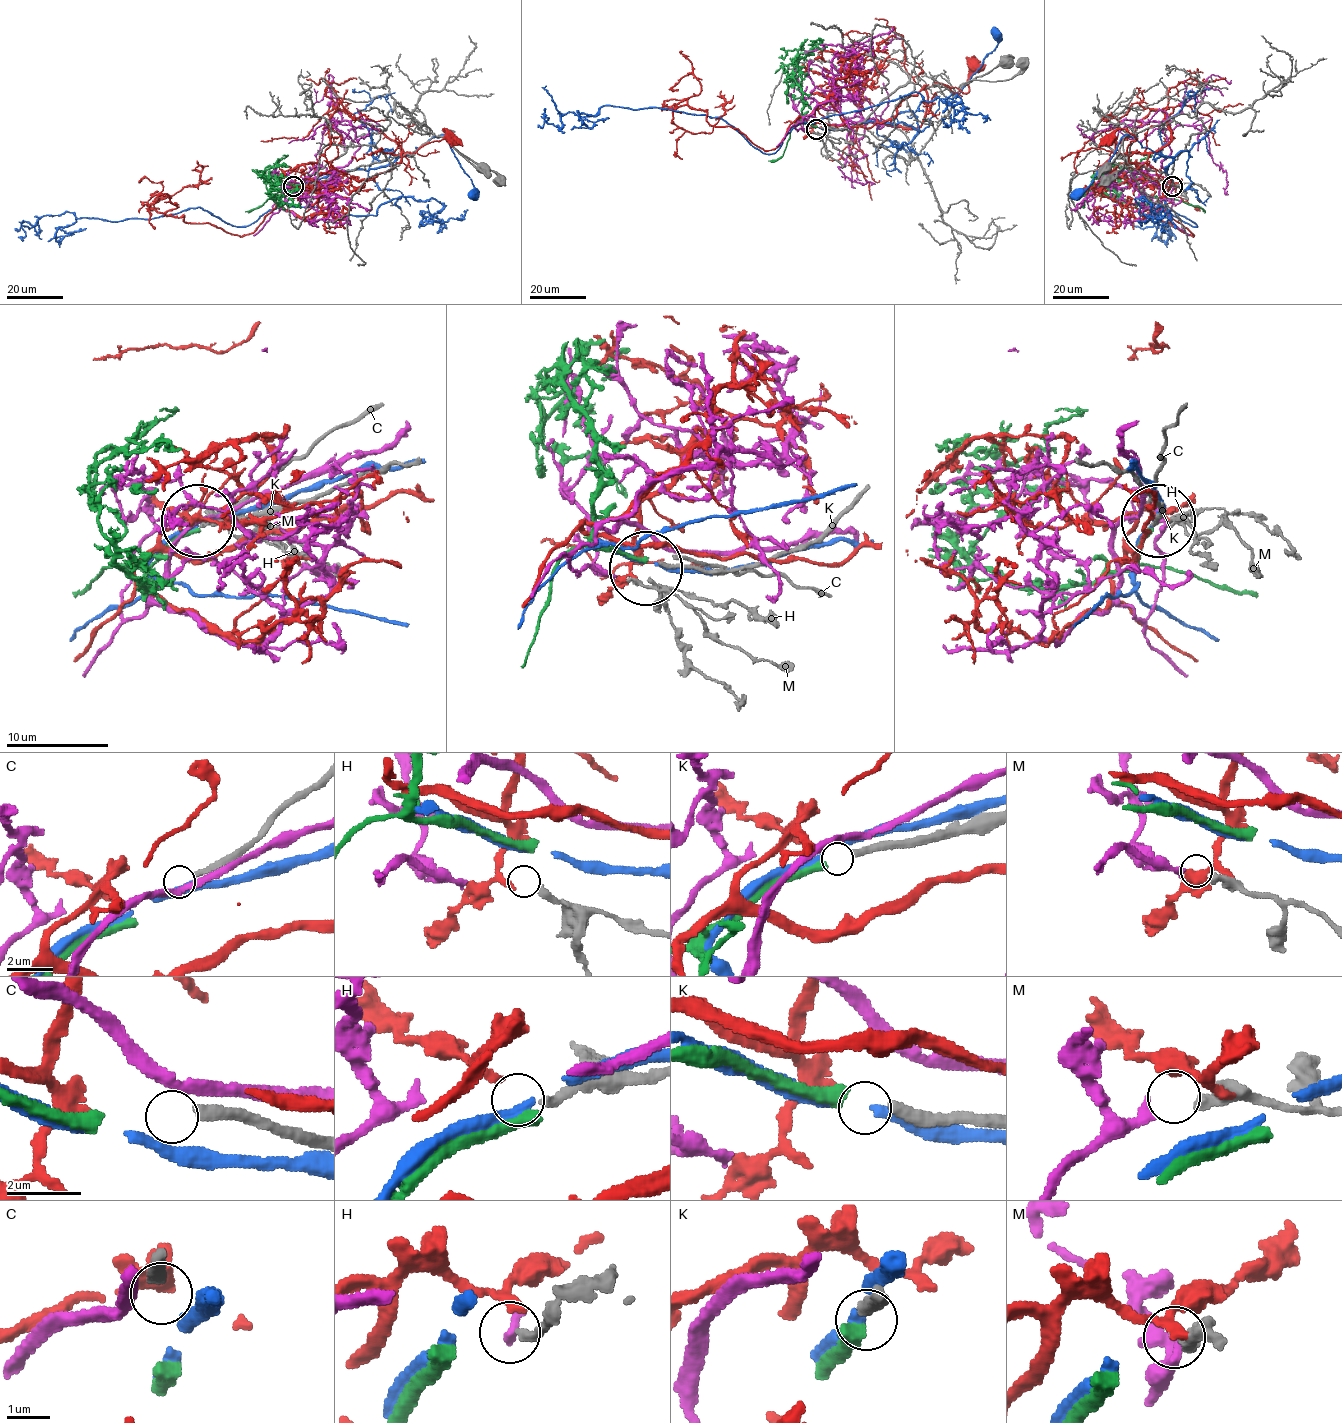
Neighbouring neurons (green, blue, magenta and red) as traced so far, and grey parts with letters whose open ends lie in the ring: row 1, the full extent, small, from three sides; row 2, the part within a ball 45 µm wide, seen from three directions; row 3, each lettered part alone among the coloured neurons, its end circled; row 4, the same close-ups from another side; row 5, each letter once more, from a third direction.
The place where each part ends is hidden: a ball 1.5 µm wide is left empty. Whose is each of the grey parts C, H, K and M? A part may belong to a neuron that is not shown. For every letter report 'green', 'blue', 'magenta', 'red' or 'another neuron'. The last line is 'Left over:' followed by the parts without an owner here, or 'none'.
C: another neuron
H: red
K: green
M: magenta
Left over: C

